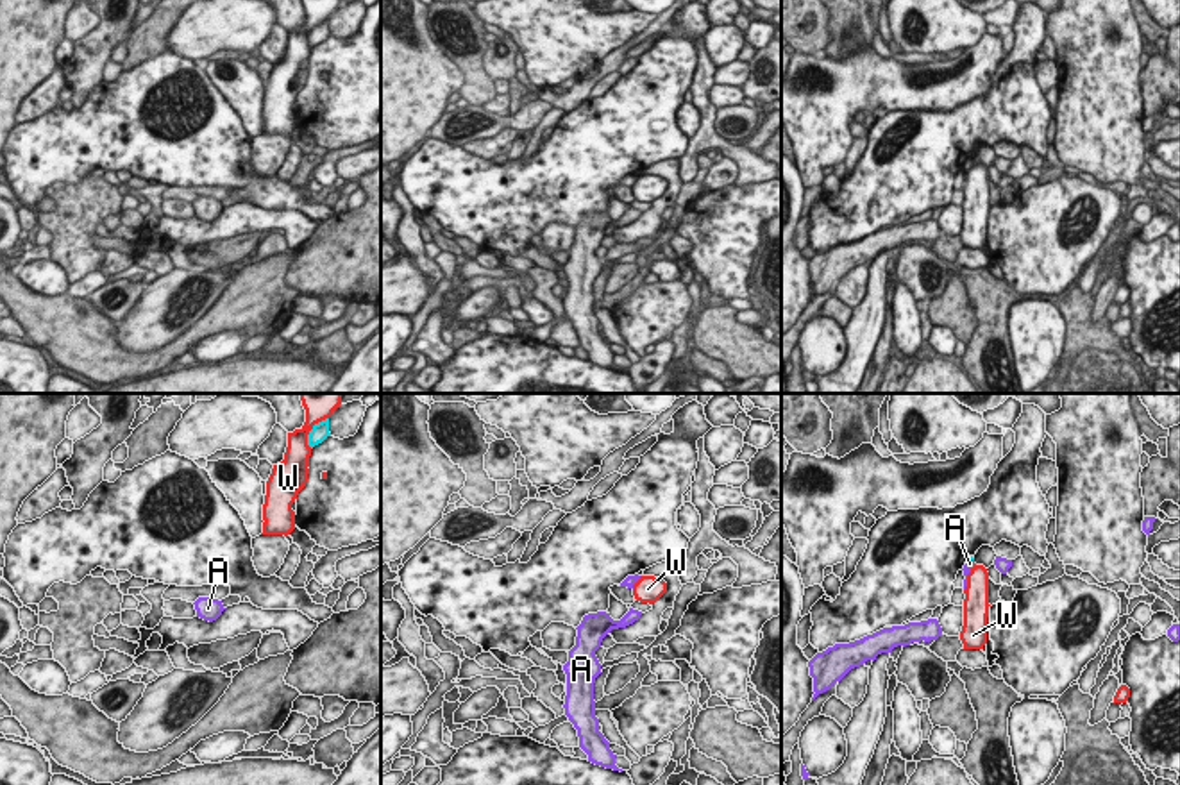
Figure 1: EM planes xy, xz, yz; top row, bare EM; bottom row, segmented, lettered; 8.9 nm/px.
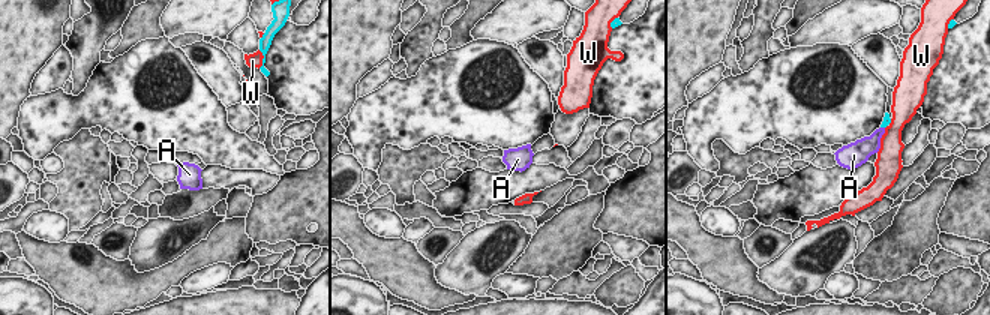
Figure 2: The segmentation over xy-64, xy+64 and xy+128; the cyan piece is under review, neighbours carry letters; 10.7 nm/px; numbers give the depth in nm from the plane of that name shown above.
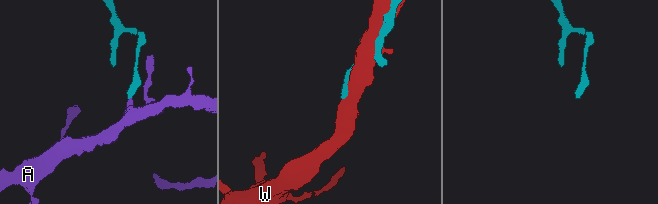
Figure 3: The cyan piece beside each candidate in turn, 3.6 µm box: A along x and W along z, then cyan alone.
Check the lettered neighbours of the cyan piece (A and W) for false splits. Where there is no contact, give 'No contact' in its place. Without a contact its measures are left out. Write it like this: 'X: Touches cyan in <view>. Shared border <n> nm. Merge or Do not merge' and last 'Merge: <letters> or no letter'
A: Touches cyan in yz. Shared border 70 nm. Do not merge
W: Touches cyan in xy. Shared border 340 nm. Do not merge
Merge: no letter

